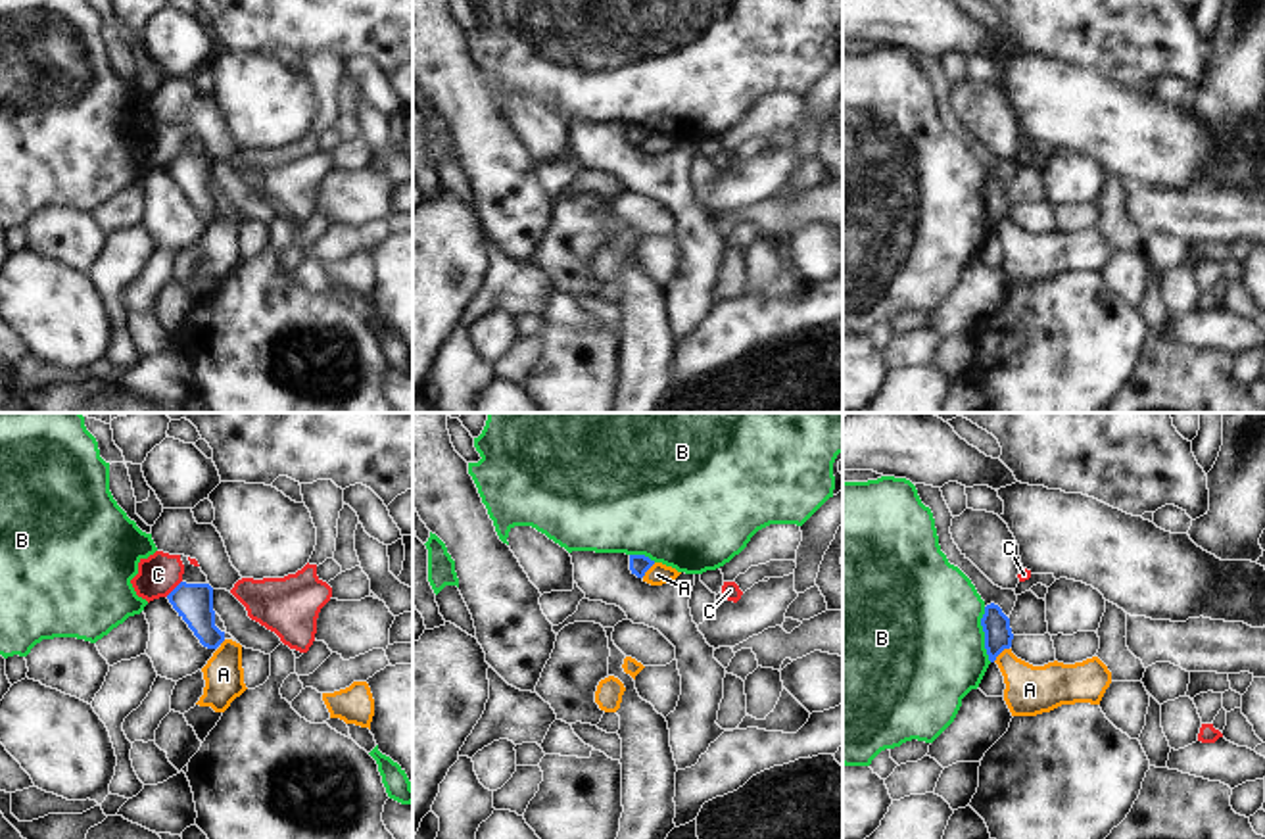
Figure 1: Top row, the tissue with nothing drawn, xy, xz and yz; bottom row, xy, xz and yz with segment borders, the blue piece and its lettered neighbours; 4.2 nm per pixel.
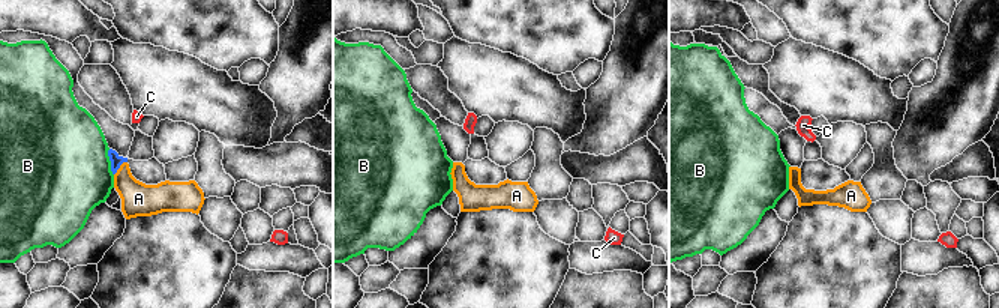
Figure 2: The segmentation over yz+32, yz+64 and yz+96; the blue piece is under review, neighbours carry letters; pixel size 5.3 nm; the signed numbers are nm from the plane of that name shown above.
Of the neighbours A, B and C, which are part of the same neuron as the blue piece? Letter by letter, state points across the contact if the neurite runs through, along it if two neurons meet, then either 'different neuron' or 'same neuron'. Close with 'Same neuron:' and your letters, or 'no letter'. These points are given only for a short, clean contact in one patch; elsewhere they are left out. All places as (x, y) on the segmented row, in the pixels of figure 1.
A: border yz (1008, 647), (993, 661); different neuron
B: border yz (983, 607), (983, 647), (991, 661); different neuron
C: border xy (181, 580), (166, 596); different neuron
Same neuron: no letter

